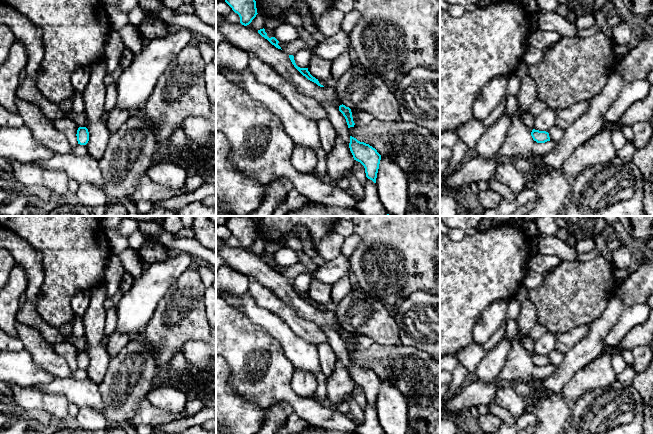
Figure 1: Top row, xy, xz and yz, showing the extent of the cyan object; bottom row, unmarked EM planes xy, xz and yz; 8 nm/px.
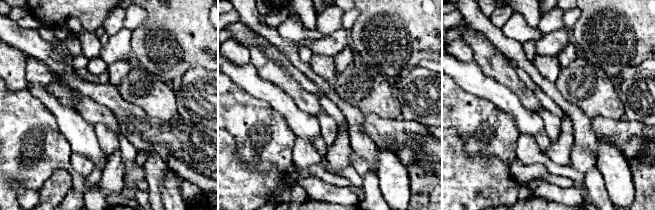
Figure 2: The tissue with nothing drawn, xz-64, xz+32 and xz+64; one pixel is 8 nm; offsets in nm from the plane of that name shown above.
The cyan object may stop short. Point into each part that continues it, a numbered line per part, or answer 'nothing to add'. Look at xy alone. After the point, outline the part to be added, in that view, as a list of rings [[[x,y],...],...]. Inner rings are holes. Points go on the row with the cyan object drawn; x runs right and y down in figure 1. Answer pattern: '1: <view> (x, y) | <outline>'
nothing to add

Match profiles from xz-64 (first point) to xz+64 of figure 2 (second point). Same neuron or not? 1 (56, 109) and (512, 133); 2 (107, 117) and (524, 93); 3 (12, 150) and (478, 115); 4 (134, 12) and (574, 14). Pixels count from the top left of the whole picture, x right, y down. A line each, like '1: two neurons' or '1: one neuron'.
1: two neurons
2: one neuron
3: one neuron
4: one neuron

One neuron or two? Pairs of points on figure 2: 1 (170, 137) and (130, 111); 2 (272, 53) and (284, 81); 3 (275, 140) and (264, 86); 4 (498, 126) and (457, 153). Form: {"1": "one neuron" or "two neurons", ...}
{"1": "one neuron", "2": "two neurons", "3": "two neurons", "4": "two neurons"}

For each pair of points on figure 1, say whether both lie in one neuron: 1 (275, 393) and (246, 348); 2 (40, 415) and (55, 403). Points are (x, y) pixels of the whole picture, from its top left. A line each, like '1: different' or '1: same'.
1: same
2: different

